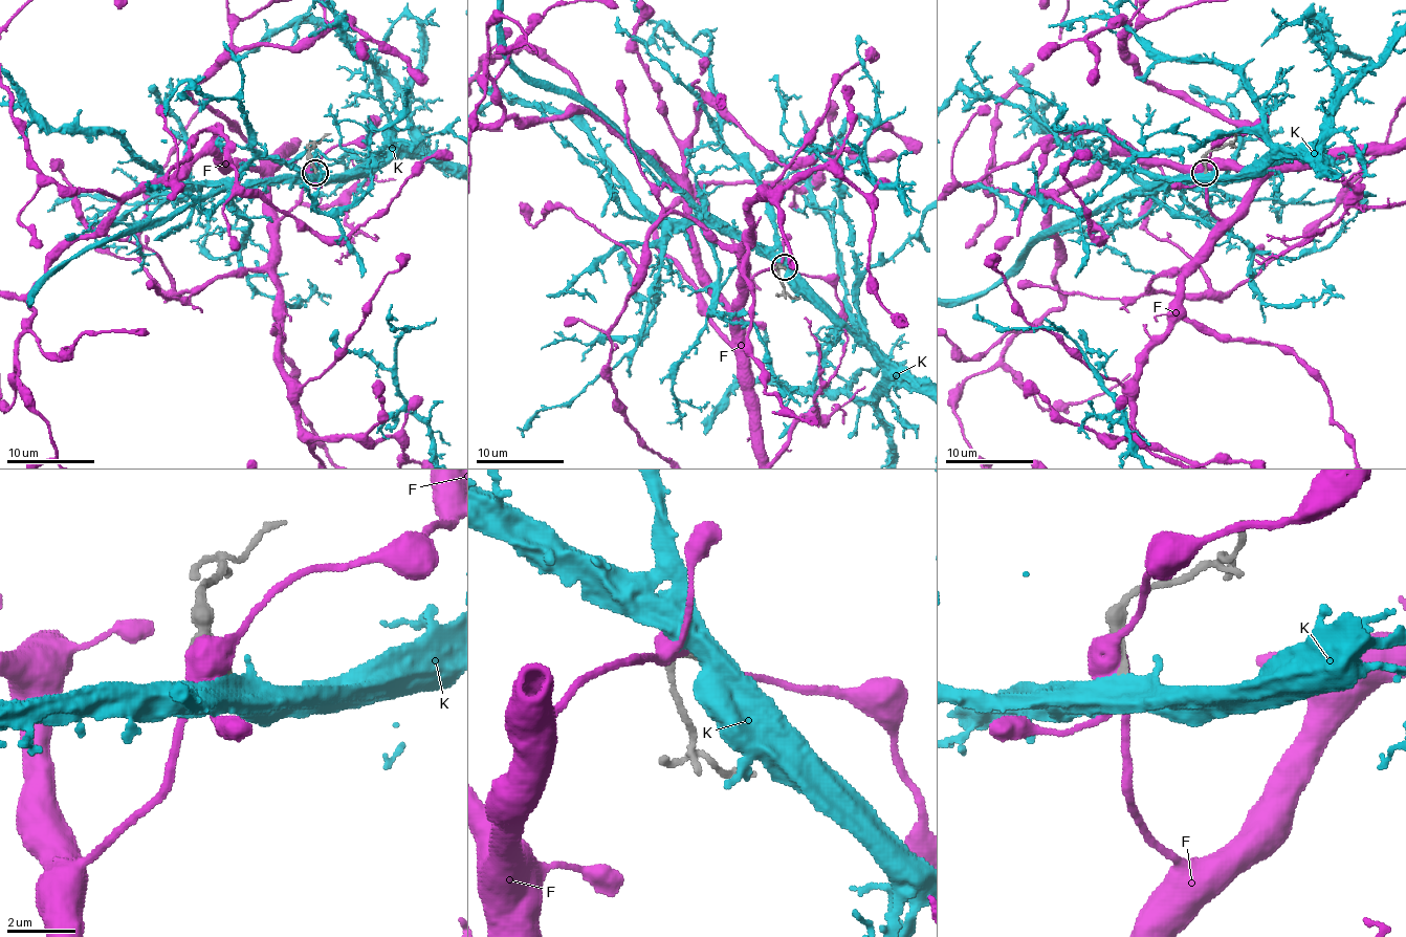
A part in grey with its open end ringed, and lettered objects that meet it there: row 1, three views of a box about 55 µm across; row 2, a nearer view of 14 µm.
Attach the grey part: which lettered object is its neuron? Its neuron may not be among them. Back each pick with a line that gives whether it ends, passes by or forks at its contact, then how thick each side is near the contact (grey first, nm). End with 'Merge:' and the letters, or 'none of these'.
K: it passes by; 190 nm thick on the grey side, 480 nm on the other
Merge: K

